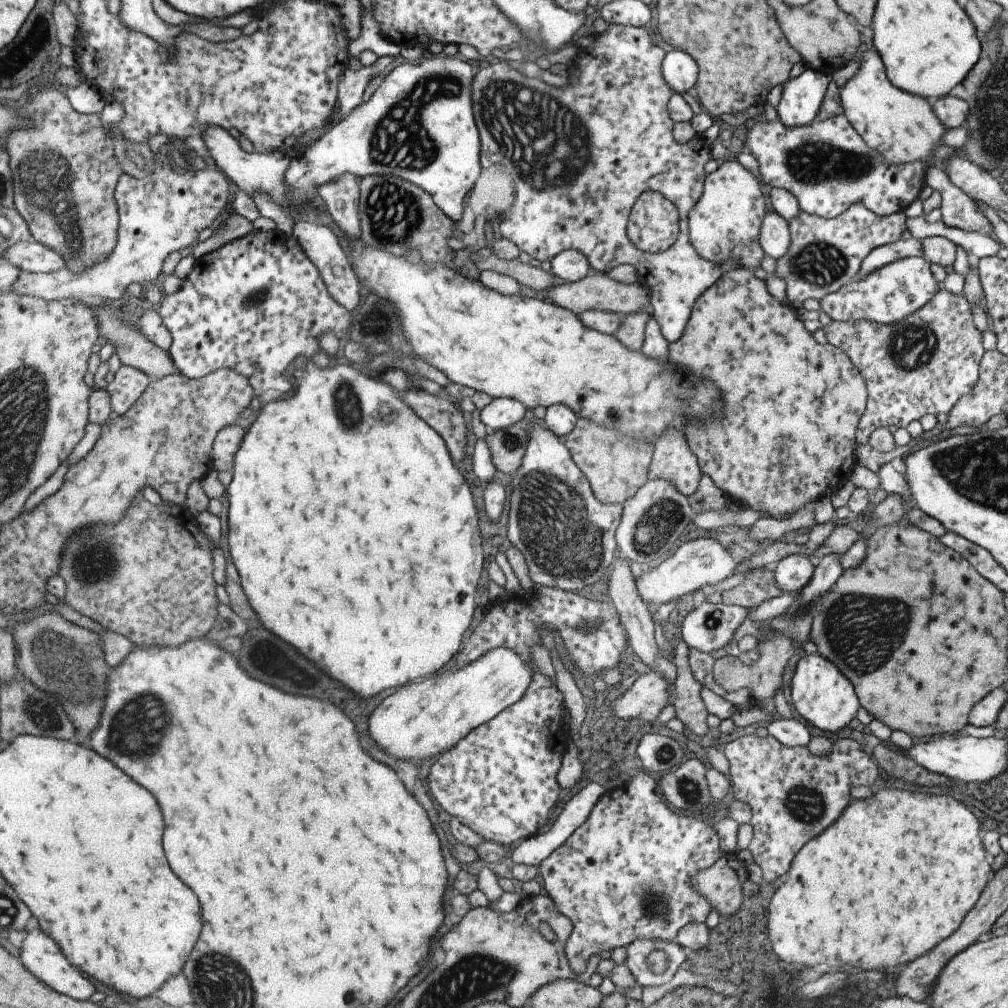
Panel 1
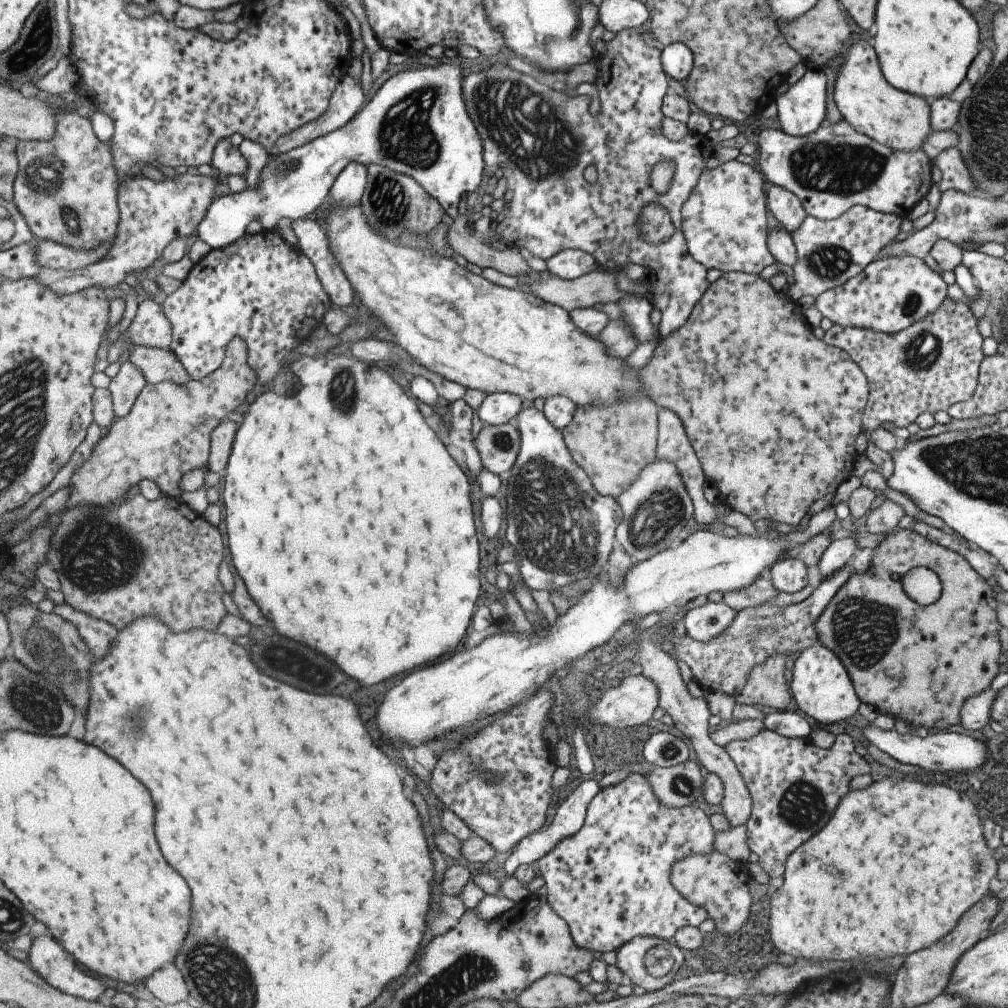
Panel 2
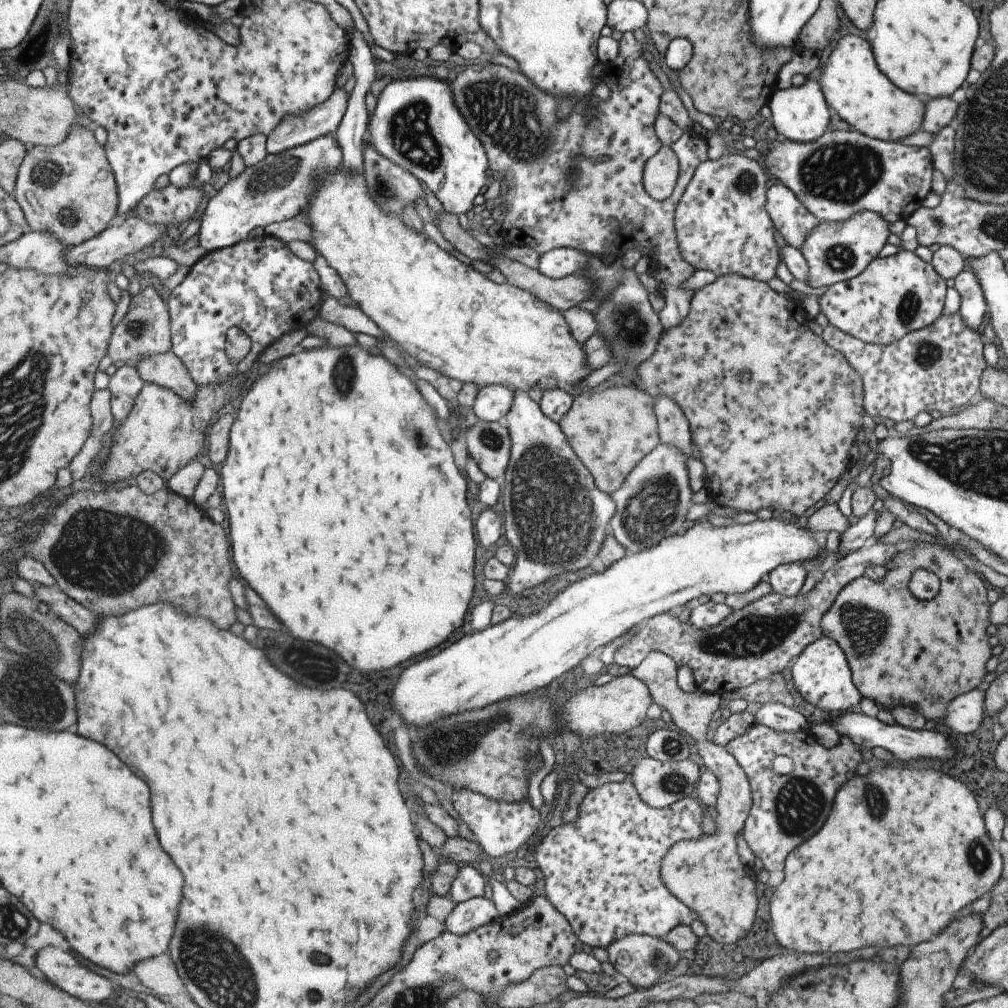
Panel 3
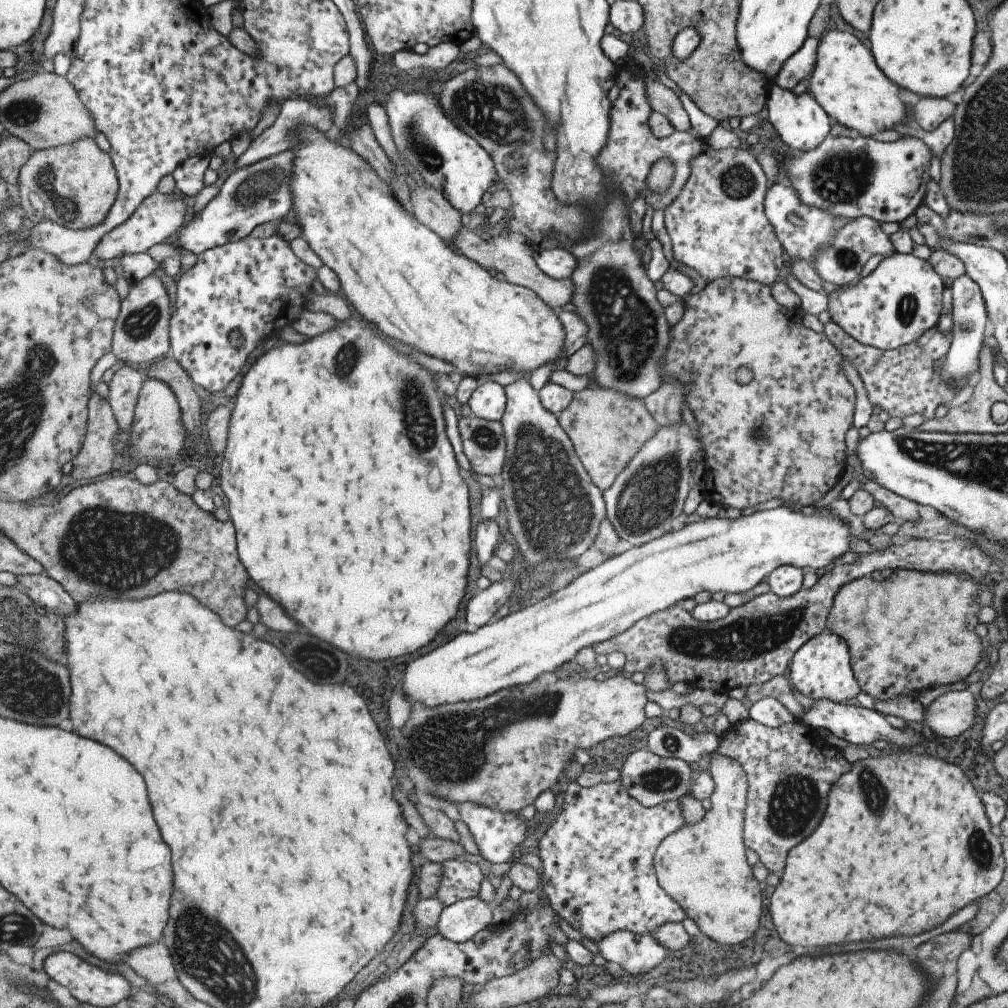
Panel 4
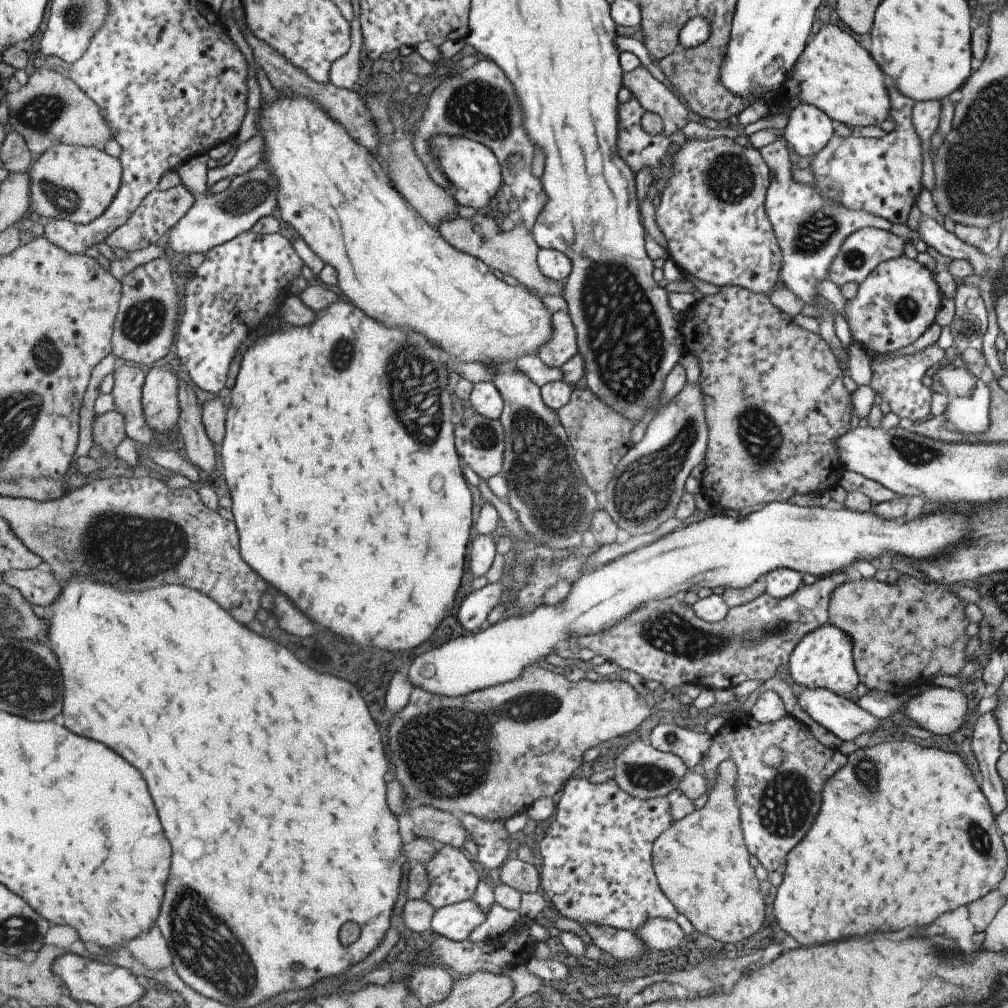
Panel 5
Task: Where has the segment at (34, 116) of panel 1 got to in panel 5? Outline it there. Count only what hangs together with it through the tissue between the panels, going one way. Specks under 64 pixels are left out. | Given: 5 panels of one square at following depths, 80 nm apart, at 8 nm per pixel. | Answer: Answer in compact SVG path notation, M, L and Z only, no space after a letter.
M56 145L31 166L30 217L44 216L90 224L106 214L123 183L123 162L100 147Z

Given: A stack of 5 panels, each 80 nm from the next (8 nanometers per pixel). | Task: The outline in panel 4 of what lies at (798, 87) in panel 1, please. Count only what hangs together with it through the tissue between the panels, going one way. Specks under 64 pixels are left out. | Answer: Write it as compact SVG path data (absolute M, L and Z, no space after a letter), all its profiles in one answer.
M773 84L769 88L768 96L765 98L765 107L769 113L769 122L773 125L781 141L789 146L793 152L801 154L807 150L815 150L829 134L830 117L823 112L823 108L813 100L811 94L792 94L788 90L782 90Z

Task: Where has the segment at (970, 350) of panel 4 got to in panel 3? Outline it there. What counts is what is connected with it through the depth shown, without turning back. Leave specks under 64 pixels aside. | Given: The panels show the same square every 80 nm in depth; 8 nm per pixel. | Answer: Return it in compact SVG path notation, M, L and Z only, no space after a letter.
M965 269L961 270L953 278L953 281L955 281L953 288L959 294L959 309L957 314L961 316L963 324L969 330L977 332L982 317L987 312L981 288L979 288L975 276Z

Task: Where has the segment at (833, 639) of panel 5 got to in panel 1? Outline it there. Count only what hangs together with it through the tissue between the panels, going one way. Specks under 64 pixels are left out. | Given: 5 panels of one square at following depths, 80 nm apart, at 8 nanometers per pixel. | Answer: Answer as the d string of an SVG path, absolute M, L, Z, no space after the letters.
M814 649L800 651L791 686L786 690L786 698L807 724L812 724L823 732L839 732L856 717L859 710L853 686L833 662L828 662L827 658L823 658Z

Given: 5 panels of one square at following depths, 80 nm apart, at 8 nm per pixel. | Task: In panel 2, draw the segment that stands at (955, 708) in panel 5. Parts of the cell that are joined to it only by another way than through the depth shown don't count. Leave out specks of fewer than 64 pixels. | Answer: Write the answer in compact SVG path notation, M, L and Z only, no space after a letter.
M996 686L990 687L967 700L963 700L963 706L959 708L959 726L968 730L979 730L990 723L989 708L997 694Z

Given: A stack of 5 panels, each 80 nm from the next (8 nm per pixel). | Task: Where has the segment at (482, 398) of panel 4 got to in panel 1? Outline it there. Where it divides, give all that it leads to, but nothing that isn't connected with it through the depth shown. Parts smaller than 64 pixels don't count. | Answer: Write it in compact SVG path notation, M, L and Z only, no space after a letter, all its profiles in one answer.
M491 397L491 402L480 411L481 422L488 431L507 429L507 426L519 423L523 416L525 406L517 400L506 397Z

